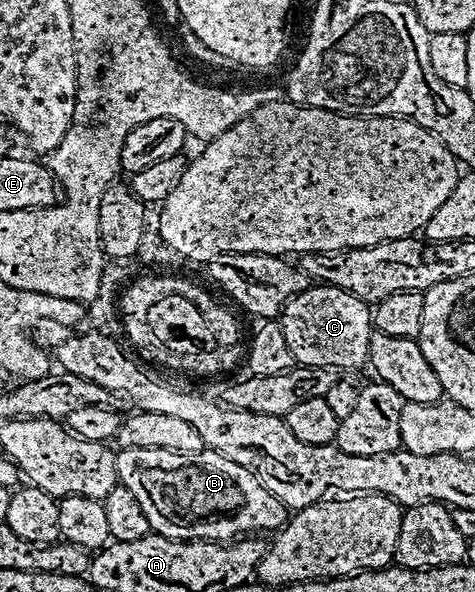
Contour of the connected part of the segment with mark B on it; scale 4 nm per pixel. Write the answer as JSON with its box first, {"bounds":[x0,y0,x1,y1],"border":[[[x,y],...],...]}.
{"bounds":[116,448,288,543],"border":[[[119,448],[116,453],[116,467],[120,484],[128,487],[132,495],[136,495],[144,515],[148,515],[151,530],[159,537],[167,537],[173,541],[233,543],[251,535],[262,535],[258,533],[273,534],[288,520],[286,504],[269,493],[260,483],[260,479],[252,475],[252,471],[213,451],[184,455],[163,449]]]}

